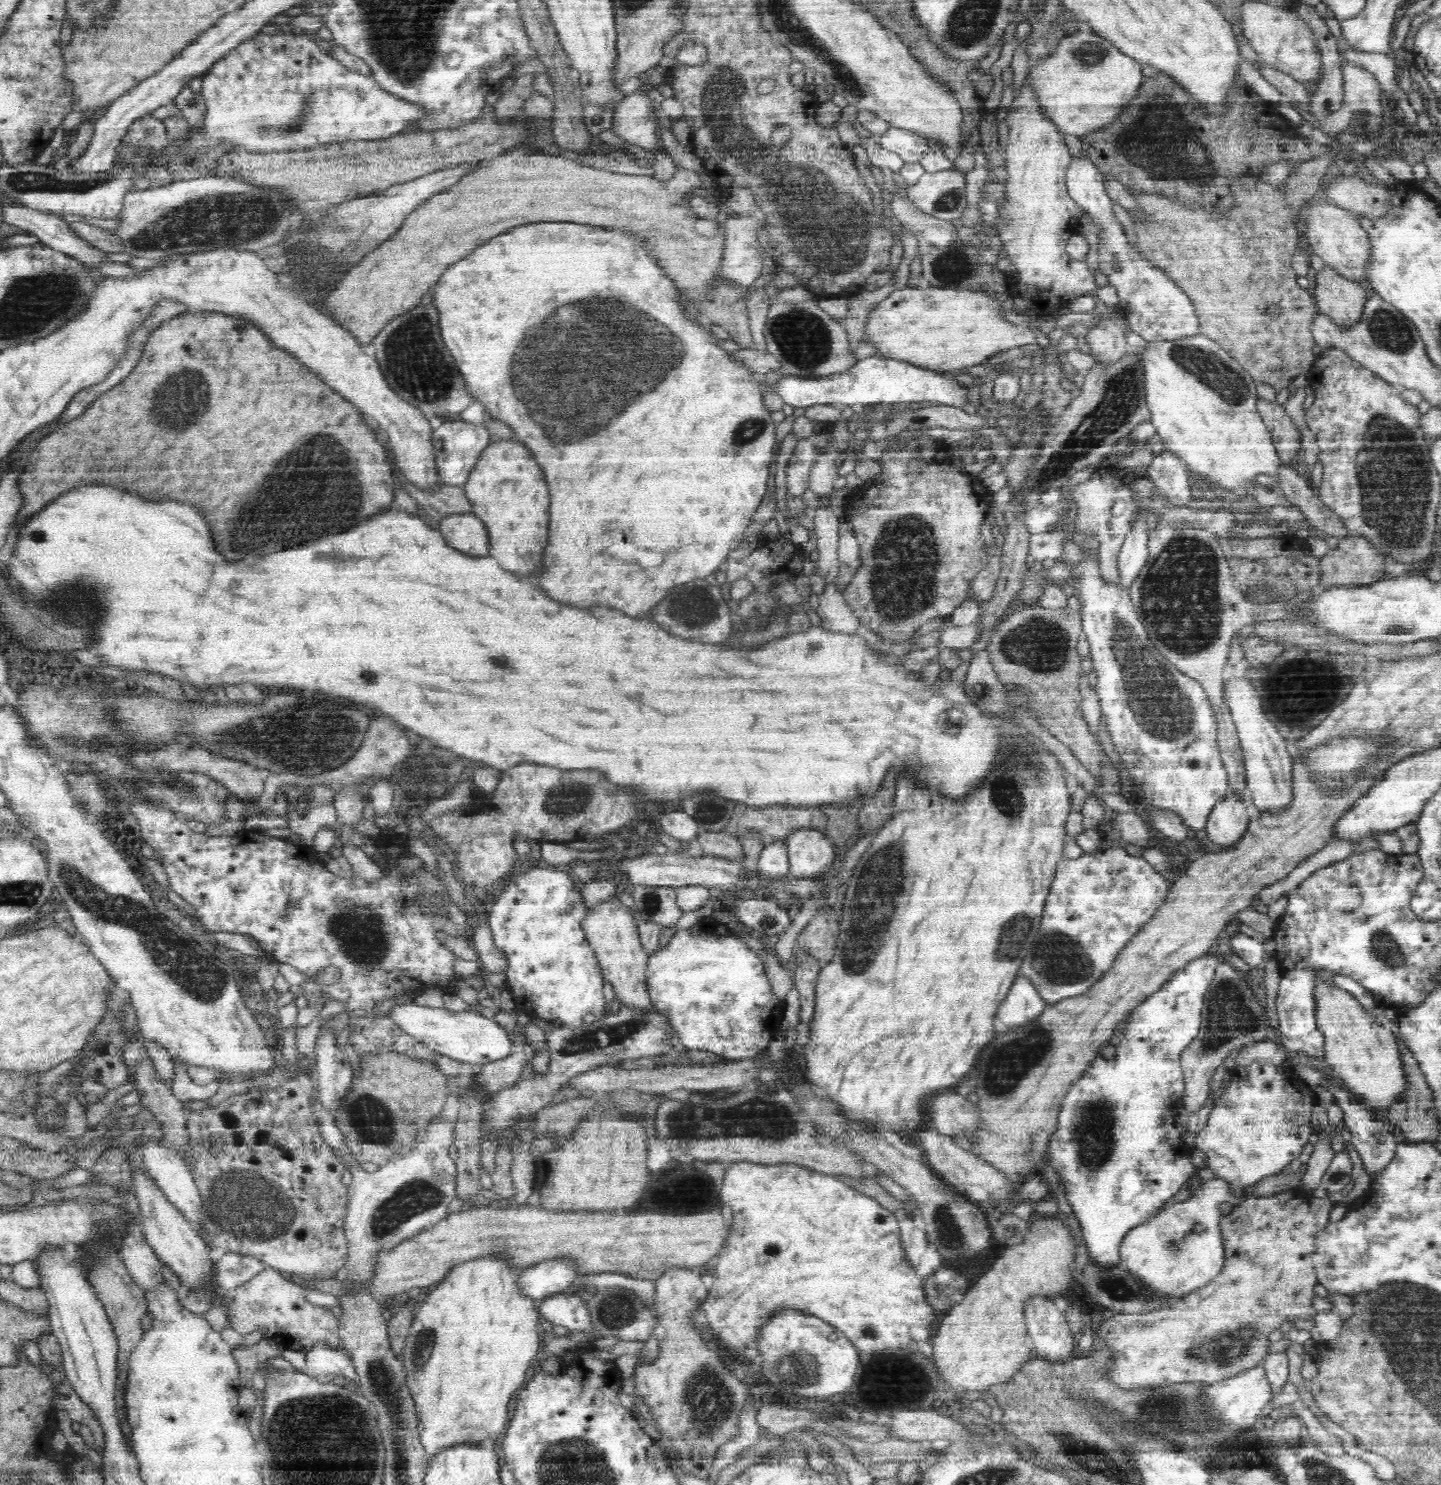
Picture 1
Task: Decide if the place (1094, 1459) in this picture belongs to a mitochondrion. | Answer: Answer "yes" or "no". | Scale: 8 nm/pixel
yes

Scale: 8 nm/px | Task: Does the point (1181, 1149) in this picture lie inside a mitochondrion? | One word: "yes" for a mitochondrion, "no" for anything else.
no

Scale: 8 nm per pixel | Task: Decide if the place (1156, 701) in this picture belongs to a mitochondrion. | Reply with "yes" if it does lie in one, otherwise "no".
yes

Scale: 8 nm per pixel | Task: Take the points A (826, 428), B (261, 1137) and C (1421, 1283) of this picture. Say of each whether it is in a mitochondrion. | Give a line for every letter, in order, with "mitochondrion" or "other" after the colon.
A: other
B: other
C: mitochondrion

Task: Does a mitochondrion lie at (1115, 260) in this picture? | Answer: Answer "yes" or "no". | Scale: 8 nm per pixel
yes

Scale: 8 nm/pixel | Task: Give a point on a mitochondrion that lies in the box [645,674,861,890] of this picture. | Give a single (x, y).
(710, 812)

